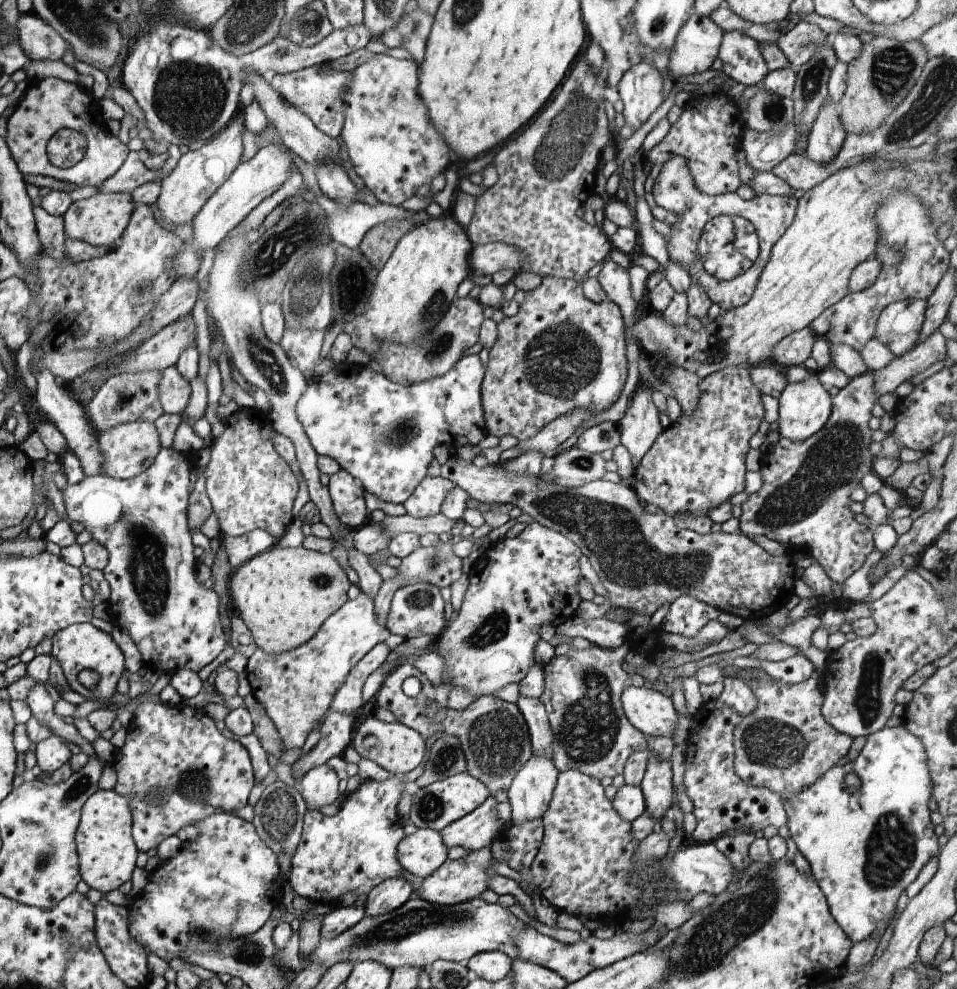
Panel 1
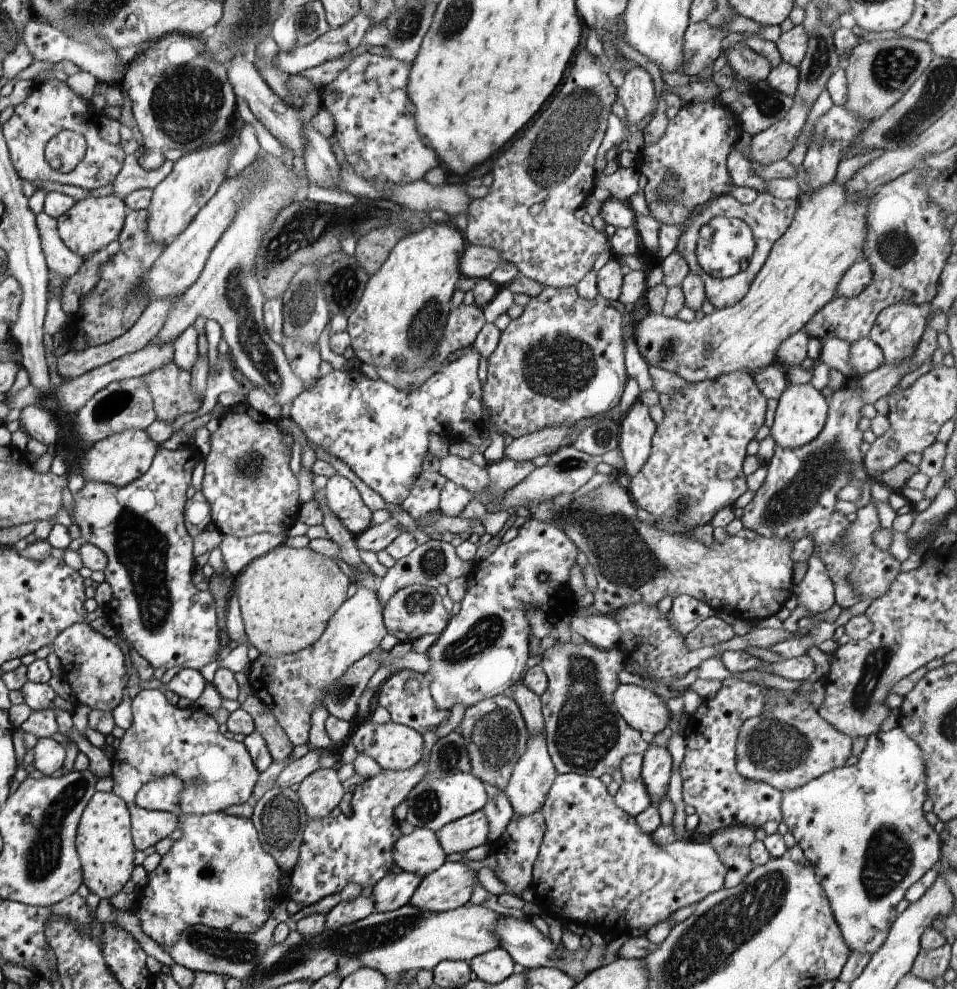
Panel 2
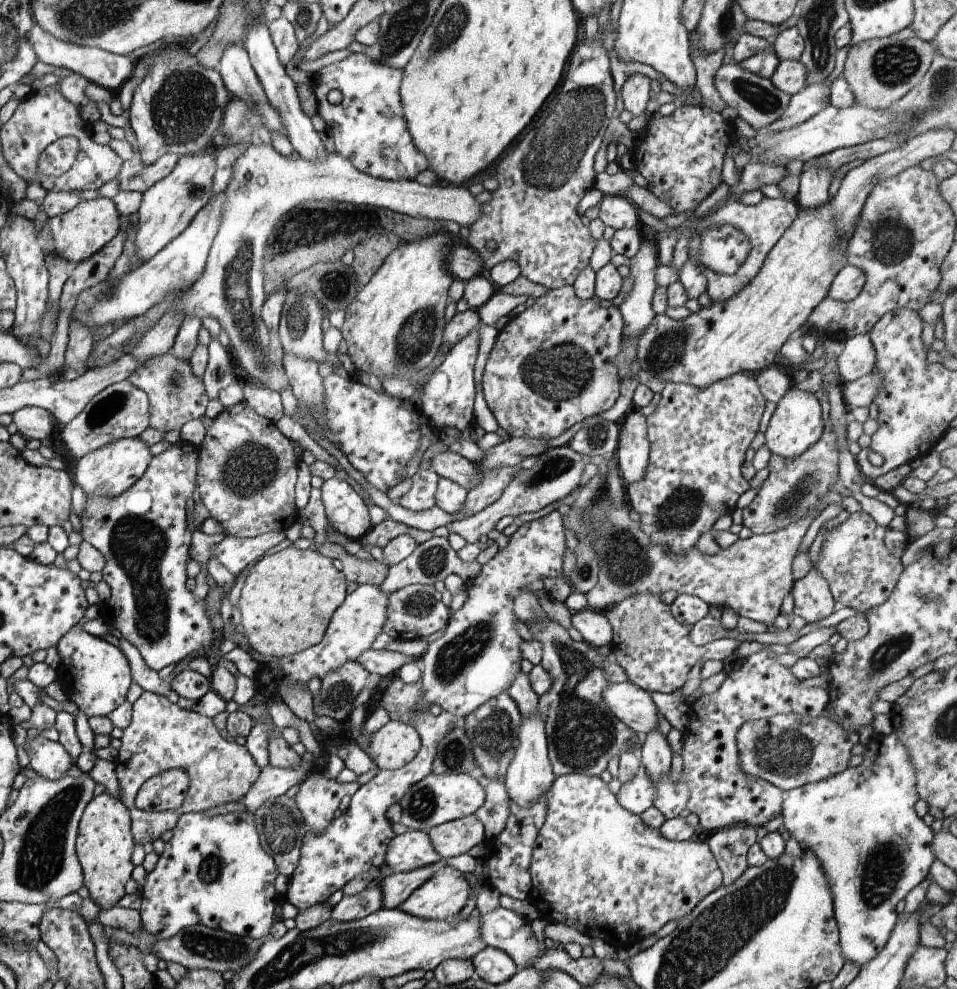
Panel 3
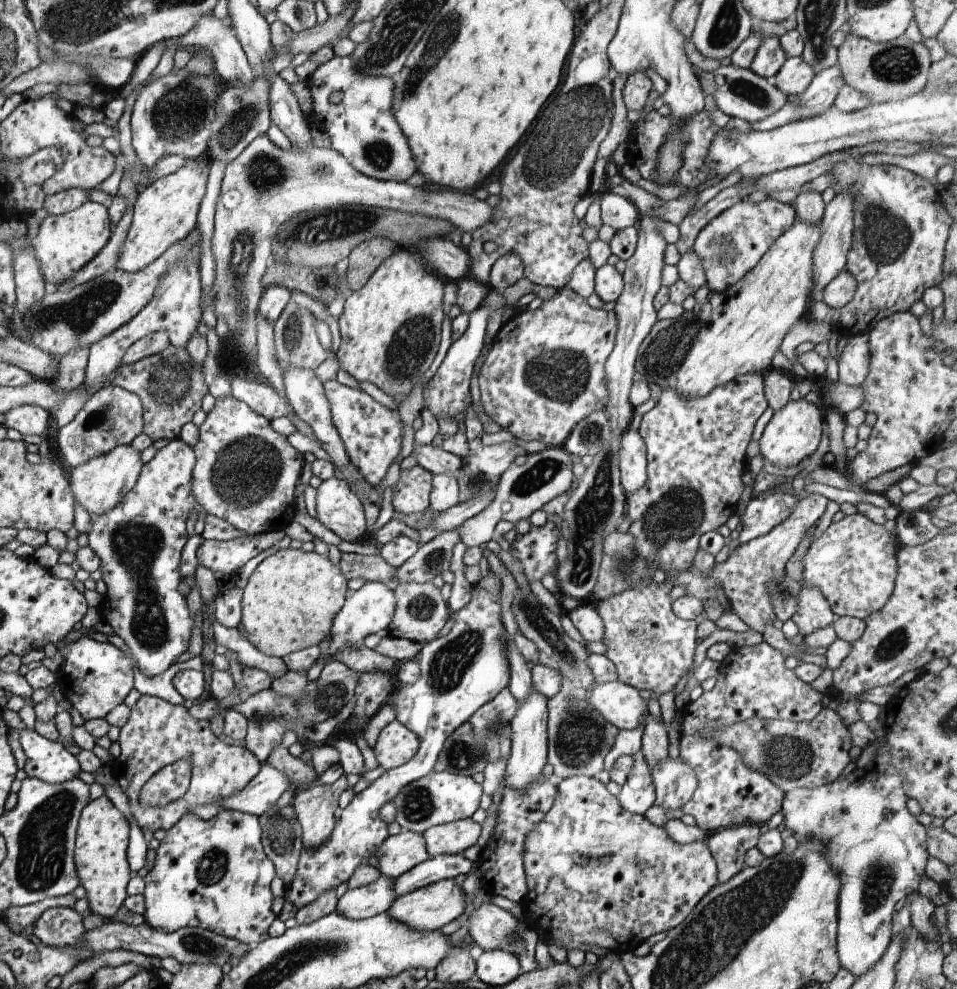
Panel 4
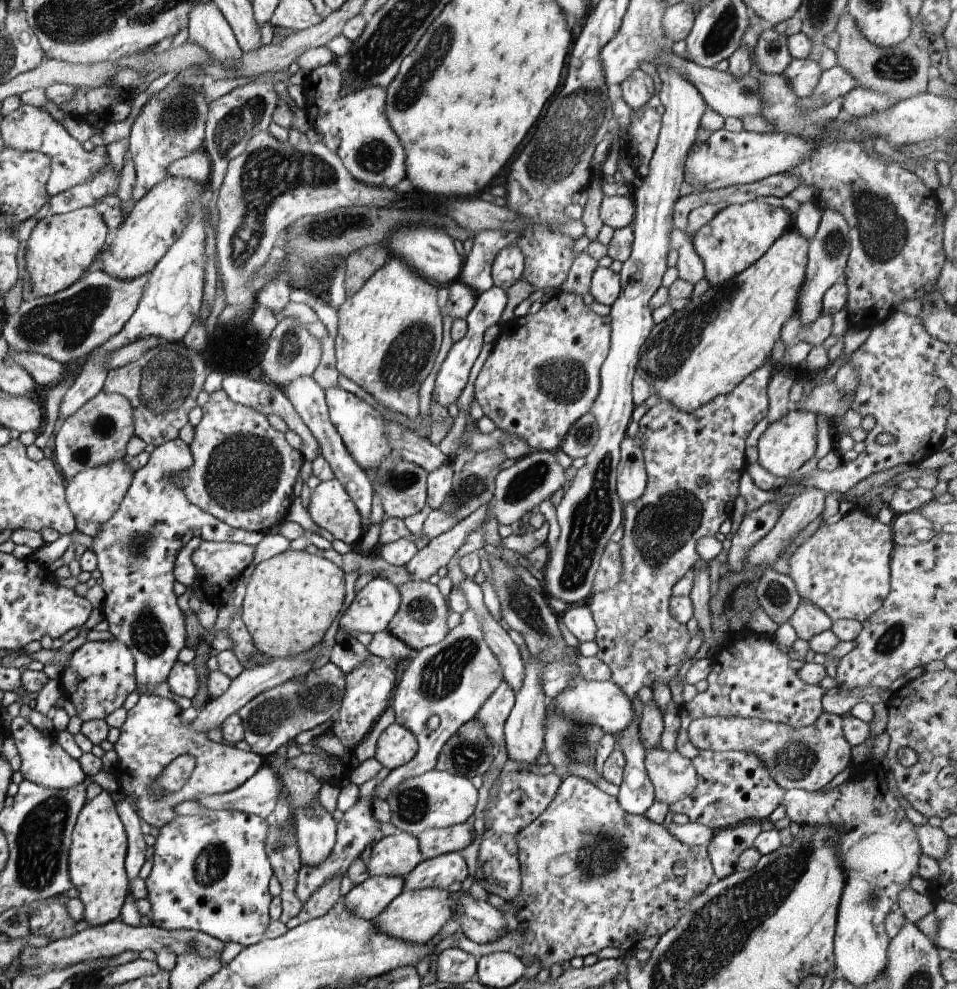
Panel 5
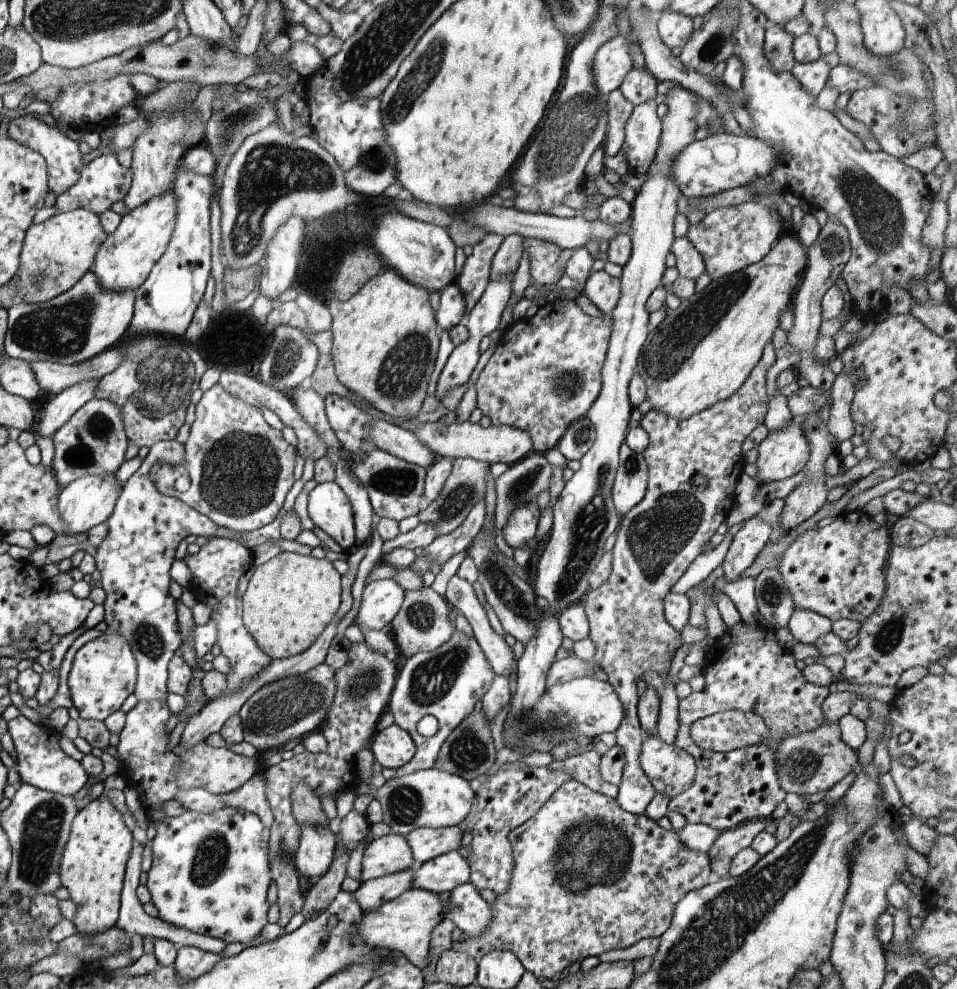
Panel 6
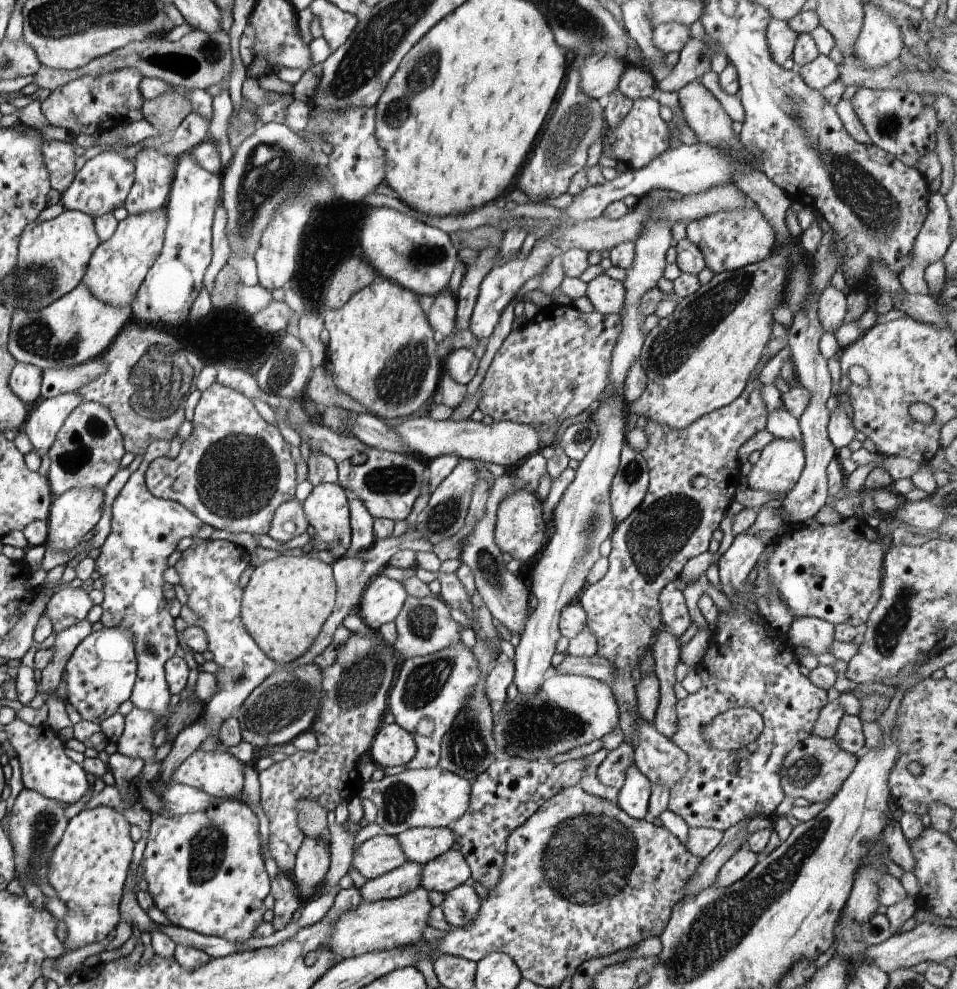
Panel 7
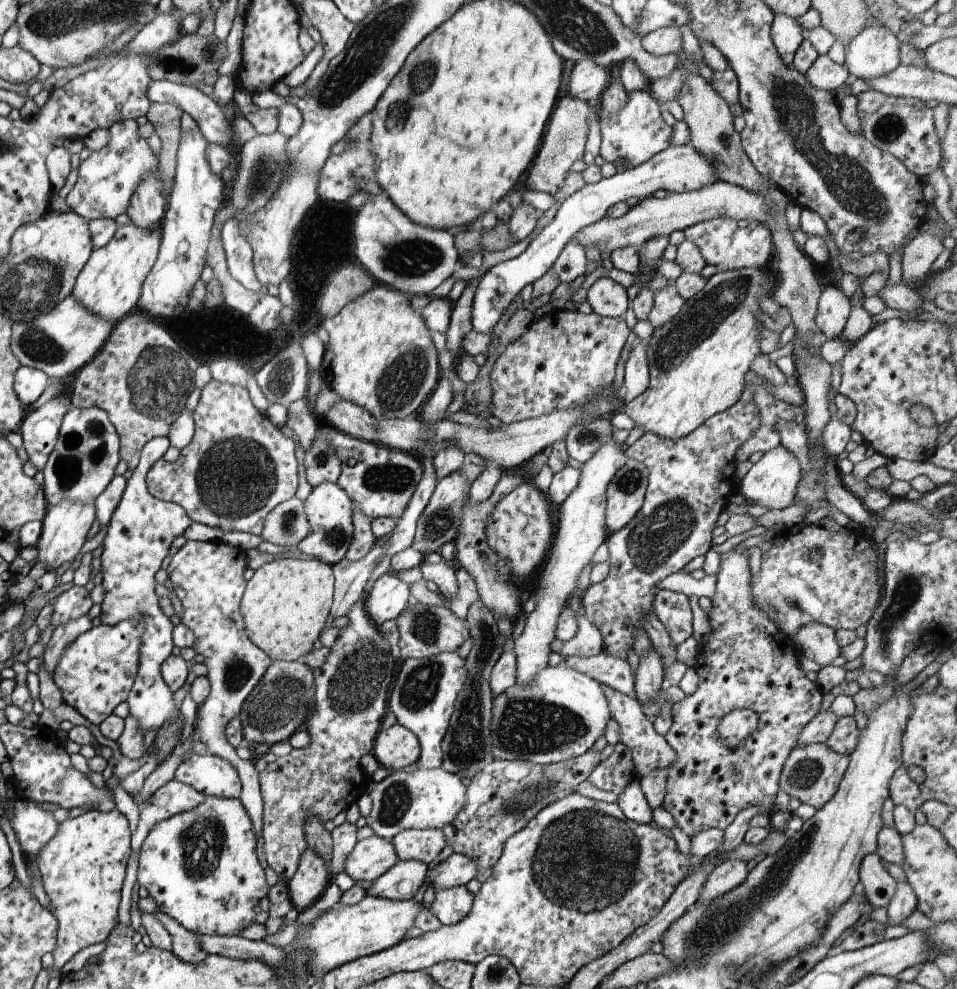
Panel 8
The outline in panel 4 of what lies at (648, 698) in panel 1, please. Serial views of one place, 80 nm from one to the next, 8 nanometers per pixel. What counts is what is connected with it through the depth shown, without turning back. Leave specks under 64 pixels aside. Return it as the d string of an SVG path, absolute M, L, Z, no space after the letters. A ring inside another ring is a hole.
M620 680L595 684L587 695L587 701L610 724L620 730L634 730L642 722L646 725L644 714L647 701L640 697L636 687Z

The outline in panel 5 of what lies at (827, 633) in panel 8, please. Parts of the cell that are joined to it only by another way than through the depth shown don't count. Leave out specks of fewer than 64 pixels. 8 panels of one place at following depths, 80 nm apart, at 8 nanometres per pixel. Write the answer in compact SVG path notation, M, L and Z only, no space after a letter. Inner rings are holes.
M801 600L789 623L796 631L798 639L810 641L814 636L831 629L833 621L812 602Z

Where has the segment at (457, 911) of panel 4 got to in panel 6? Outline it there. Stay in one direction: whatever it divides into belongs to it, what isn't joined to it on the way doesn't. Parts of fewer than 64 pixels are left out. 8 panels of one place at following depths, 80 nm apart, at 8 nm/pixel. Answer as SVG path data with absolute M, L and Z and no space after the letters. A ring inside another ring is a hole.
M412 887L395 900L384 902L376 910L364 912L362 920L352 932L360 942L368 944L370 948L399 951L407 962L414 964L421 971L426 971L432 930L443 919L444 908L438 894Z

